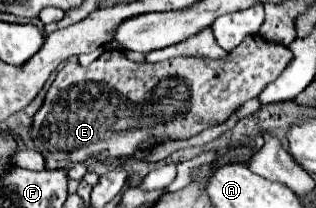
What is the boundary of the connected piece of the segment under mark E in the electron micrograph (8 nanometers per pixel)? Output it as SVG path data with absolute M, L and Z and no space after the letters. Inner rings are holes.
M249 35L247 39L243 39L243 43L239 47L235 47L227 57L223 59L205 59L205 57L173 57L173 59L167 59L167 61L159 61L159 63L133 63L129 59L125 59L125 55L121 55L121 51L105 51L97 61L93 61L89 67L83 67L79 63L67 63L55 77L47 97L45 97L45 103L43 107L37 111L35 119L33 119L33 127L31 127L31 139L35 143L35 147L41 151L41 155L45 157L45 163L47 163L47 169L67 169L69 165L75 165L79 161L101 161L101 159L121 159L121 157L131 157L133 155L133 149L135 149L135 143L139 143L139 139L143 139L143 135L171 135L171 139L189 139L193 135L197 135L199 131L207 129L209 125L215 125L215 123L223 123L231 117L231 113L241 107L245 101L253 99L259 95L259 91L263 91L263 87L267 87L267 83L271 83L271 79L277 79L279 73L283 71L283 67L287 67L287 63L291 61L291 51L285 47L285 45L279 45L279 43L273 43L273 41L267 41L259 35ZM169 95L191 95L191 97L185 97L185 113L181 109L177 109L177 105L169 105Z

